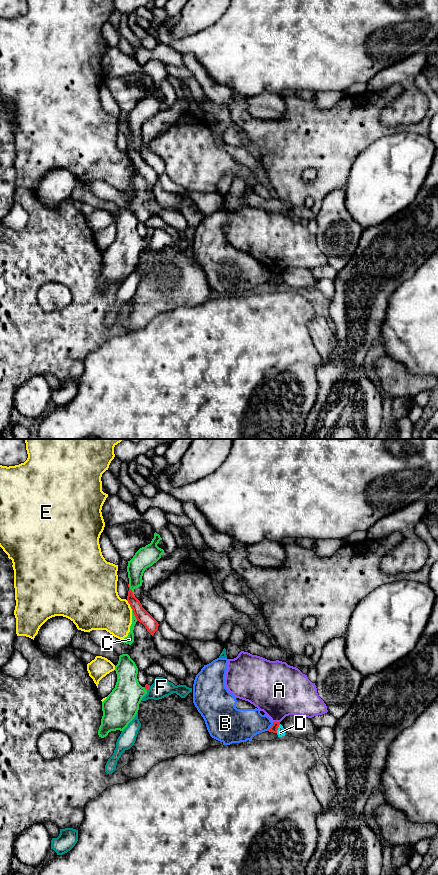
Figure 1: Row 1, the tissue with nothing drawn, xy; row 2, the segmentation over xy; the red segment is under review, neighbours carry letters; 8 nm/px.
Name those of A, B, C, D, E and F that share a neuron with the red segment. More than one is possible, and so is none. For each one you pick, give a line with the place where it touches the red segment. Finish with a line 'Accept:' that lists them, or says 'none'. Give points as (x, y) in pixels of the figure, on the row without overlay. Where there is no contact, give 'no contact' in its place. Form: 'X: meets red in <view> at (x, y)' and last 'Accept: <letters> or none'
Accept: none

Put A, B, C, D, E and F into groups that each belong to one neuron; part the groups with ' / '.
A / B / C / D / E / F

